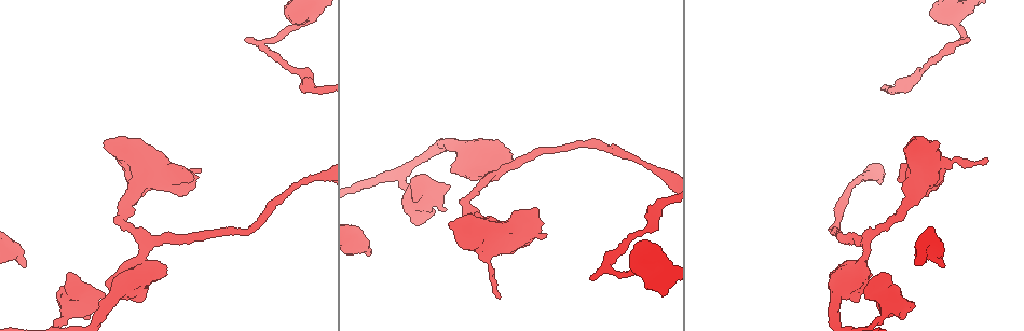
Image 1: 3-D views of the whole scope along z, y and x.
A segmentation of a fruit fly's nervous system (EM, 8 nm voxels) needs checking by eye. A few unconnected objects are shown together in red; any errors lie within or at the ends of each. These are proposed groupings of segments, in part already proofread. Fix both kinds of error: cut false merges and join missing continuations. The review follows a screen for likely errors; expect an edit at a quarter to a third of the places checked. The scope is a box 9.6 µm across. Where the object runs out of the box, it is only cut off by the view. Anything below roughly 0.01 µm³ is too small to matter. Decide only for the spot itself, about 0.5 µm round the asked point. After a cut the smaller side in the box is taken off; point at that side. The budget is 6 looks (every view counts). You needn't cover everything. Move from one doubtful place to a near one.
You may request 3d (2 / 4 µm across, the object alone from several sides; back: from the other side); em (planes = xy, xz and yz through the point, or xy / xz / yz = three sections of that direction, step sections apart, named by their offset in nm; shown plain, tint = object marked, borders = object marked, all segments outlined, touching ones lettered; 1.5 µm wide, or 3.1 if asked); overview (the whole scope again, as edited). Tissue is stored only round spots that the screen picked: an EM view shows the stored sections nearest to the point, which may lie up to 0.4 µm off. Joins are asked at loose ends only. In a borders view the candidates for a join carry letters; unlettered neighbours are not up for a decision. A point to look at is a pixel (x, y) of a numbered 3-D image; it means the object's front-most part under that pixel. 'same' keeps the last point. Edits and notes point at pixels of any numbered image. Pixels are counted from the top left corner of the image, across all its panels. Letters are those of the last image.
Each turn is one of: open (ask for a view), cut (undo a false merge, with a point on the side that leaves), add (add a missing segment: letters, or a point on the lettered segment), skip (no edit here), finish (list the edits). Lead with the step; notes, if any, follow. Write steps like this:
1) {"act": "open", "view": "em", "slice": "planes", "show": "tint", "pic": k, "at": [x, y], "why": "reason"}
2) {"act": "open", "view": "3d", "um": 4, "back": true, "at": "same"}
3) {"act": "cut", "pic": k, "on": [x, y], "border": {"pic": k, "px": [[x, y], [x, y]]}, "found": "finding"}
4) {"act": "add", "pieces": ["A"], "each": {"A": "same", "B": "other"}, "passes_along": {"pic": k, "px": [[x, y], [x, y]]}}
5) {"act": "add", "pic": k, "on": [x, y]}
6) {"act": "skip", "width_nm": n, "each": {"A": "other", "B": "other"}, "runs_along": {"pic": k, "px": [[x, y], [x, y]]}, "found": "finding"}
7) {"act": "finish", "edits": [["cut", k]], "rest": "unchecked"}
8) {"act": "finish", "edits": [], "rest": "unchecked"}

{"act": "open", "view": "3d", "um": 2, "pic": 1, "at": [245, 40], "why": "thin end"}

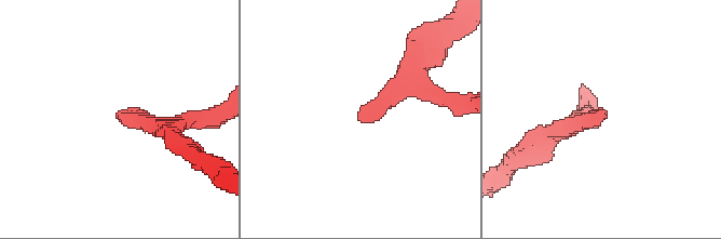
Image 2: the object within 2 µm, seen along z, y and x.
{"act": "open", "view": "em", "slice": "yz", "step": 8, "show": "borders", "pic": 2, "at": [600, 119]}

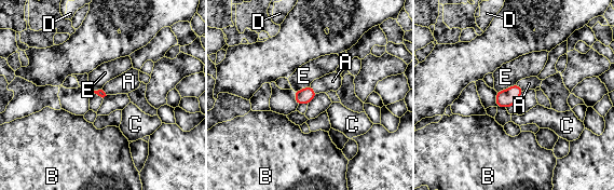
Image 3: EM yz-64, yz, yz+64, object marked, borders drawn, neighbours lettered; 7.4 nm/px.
{"act": "add", "pieces": ["A"], "each": {"A": "same", "B": "other", "C": "other", "D": "other", "E": "other"}, "passes_along": {"pic": 3, "px": [[303, 96], [313, 90], [332, 81]]}, "found": "the cell continues"}

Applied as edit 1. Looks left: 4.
{"act": "open", "view": "3d", "um": 4, "pic": 1, "at": [869, 288], "why": "free end"}

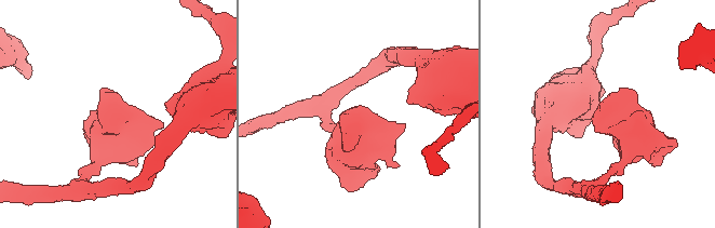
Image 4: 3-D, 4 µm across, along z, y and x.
{"act": "open", "view": "em", "slice": "xz", "step": 4, "show": "borders", "pic": 4, "at": [98, 116], "why": "shape alone is not enough"}

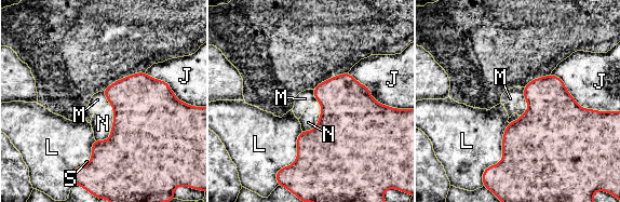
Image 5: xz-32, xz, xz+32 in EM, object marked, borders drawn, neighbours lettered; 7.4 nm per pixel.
{"act": "skip", "longest_contact_nm": ["J", 400], "each": {"J": "other", "L": "other", "M": "other", "N": "other", "S": "other"}, "border": {"pic": 5, "px": [[523, 88], [527, 109], [520, 116]]}, "found": "no lettered segment goes on from it"}

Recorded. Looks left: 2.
{"act": "open", "view": "em", "slice": "yz", "step": 8, "show": "borders", "pic": 1, "at": [506, 153]}

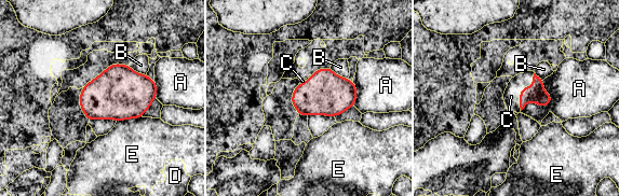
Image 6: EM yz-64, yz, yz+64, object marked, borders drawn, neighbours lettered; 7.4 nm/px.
{"act": "add", "pieces": ["C"], "longest_contact_nm": ["C", 300], "each": {"A": "other", "B": "other", "C": "same", "D": "other", "E": "other"}, "found": "it goes on there"}

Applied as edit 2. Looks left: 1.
{"act": "finish", "edits": [["add", 3], ["add", 6]], "rest": "unchecked"}

